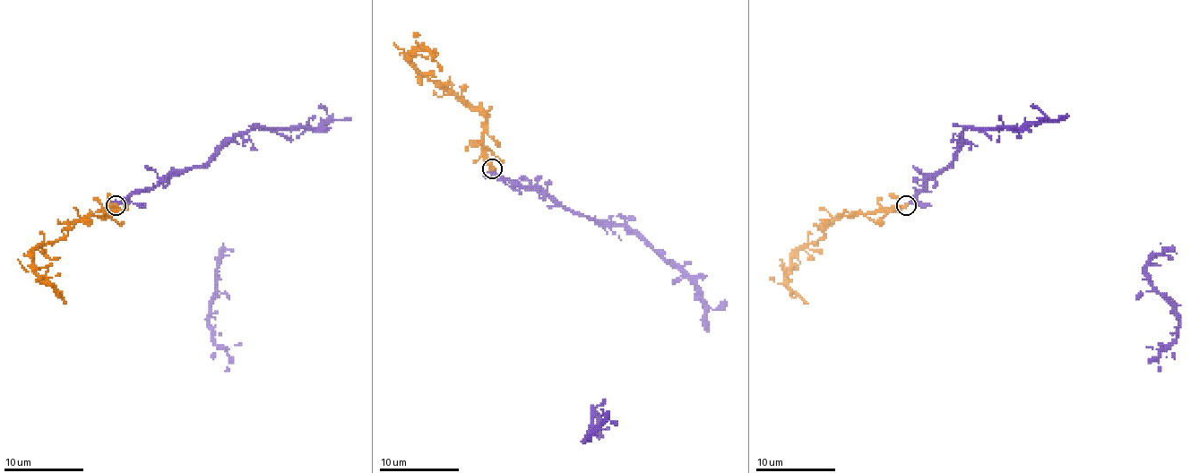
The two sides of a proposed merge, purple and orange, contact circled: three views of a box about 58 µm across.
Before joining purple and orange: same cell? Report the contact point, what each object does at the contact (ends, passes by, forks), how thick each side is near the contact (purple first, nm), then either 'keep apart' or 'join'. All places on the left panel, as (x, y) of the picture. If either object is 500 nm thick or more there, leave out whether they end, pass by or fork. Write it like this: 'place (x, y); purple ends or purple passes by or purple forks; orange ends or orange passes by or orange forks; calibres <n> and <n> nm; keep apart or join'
place (116, 205); purple passes by; orange ends; calibres 260 and 440 nm; join

